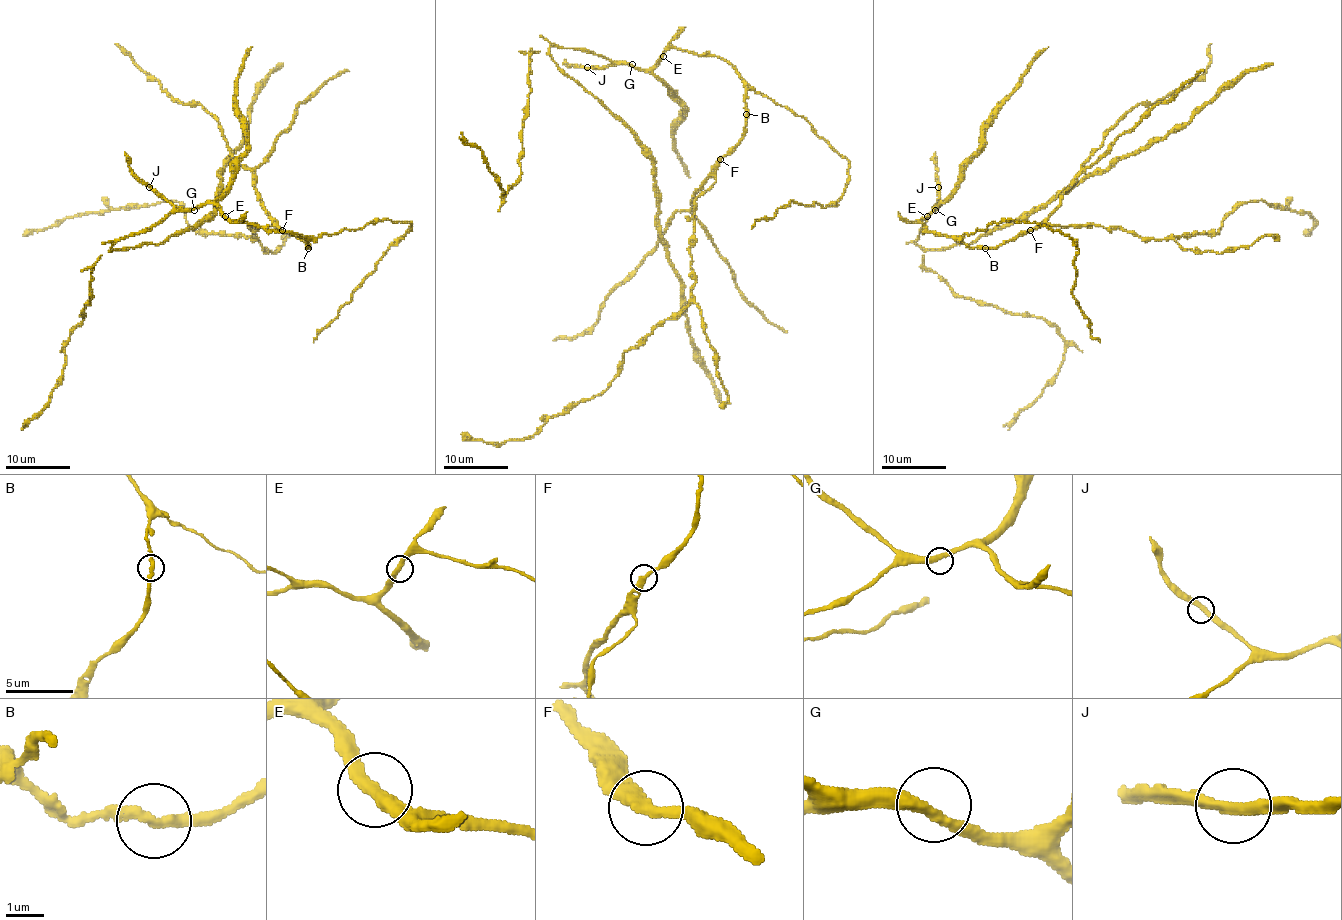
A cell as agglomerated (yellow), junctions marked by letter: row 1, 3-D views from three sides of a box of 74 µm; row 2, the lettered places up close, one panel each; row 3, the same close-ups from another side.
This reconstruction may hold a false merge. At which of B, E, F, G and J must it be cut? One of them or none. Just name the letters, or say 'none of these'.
none of these

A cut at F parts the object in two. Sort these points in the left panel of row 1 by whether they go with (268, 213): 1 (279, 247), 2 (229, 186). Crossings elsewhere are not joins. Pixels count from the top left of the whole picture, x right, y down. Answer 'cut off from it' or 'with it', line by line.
1: with it
2: cut off from it

